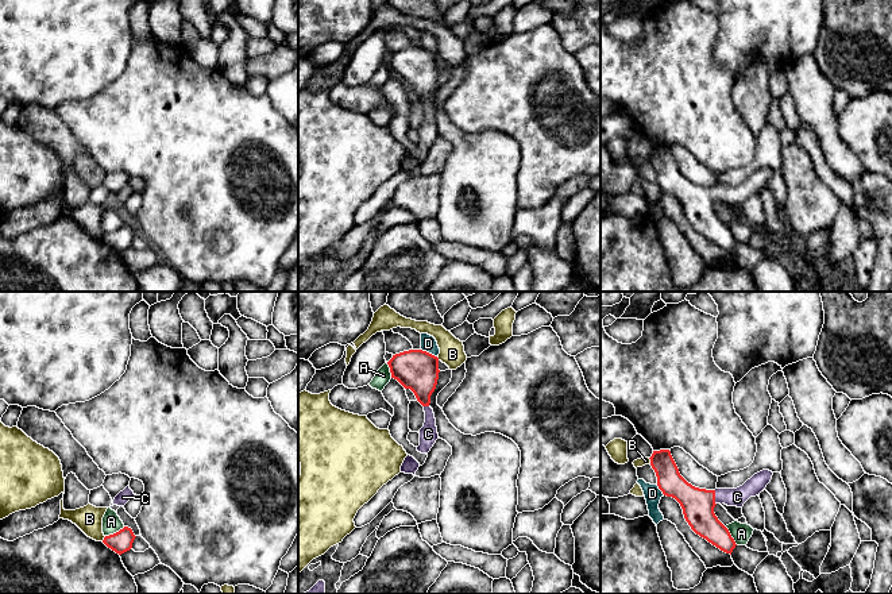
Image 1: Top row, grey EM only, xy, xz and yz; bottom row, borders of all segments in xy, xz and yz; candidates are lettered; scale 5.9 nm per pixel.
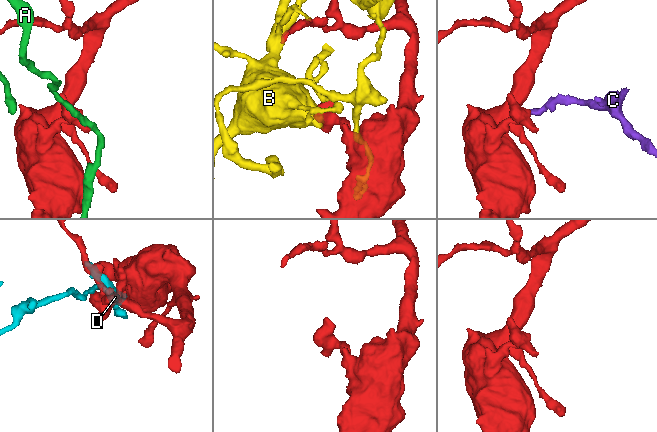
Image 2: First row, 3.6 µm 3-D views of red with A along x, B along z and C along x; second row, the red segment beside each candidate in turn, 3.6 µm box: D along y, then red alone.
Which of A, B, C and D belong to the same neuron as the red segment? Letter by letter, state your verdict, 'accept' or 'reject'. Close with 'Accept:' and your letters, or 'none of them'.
A: reject
B: reject
C: accept
D: reject
Accept: C

